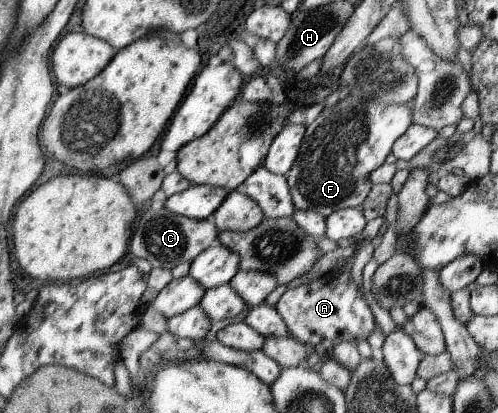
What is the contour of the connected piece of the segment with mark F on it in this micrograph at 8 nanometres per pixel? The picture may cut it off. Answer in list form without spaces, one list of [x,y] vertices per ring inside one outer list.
[[[356,97],[343,100],[332,99],[305,129],[304,139],[300,146],[301,150],[294,165],[286,174],[295,209],[314,210],[327,218],[336,210],[360,208],[373,186],[369,178],[371,171],[378,169],[385,163],[384,161],[391,152],[396,139],[412,124],[411,109],[412,104],[385,106],[379,100],[360,102]]]

